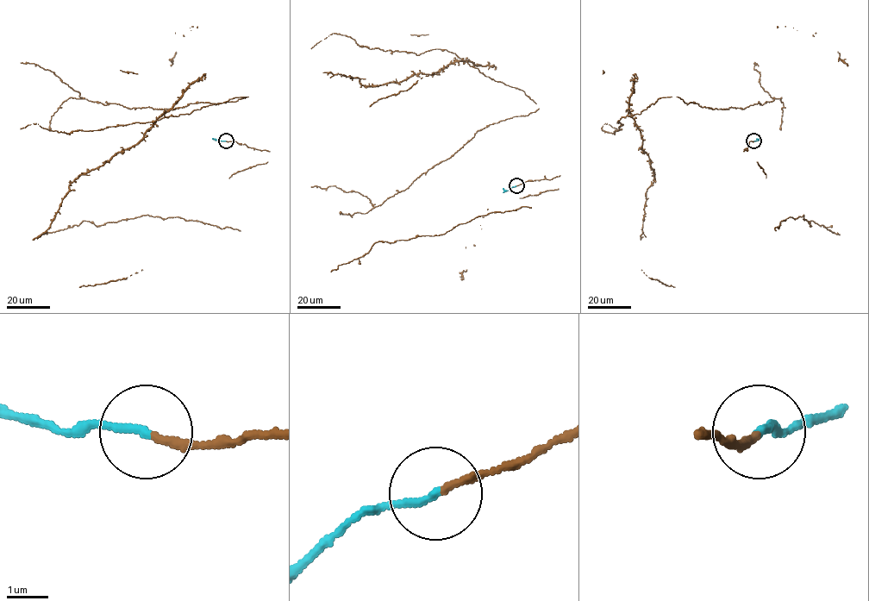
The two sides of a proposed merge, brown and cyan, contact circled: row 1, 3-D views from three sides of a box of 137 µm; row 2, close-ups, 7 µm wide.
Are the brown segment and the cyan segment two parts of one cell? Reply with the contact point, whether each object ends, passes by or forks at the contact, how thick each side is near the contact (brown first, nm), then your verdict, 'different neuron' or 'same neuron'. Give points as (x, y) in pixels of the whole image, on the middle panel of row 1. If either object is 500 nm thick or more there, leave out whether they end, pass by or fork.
(516, 185) | brown ends | cyan ends | 180/200 nm | same neuron

